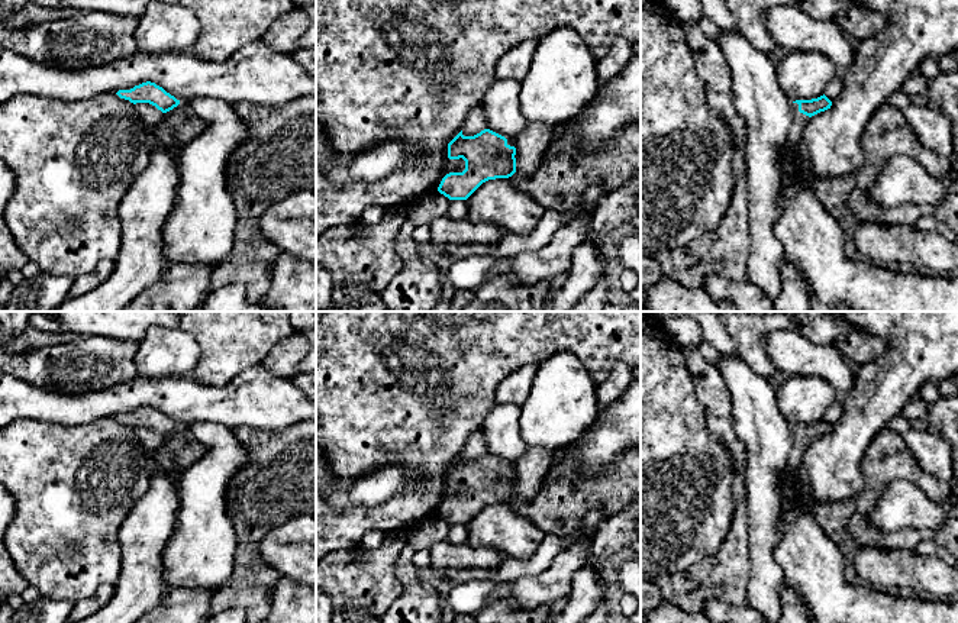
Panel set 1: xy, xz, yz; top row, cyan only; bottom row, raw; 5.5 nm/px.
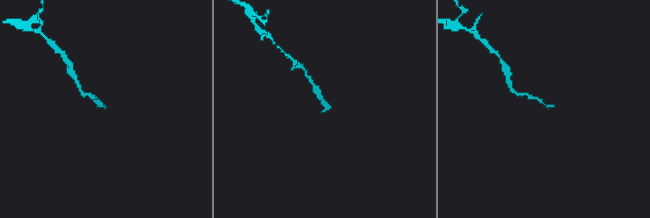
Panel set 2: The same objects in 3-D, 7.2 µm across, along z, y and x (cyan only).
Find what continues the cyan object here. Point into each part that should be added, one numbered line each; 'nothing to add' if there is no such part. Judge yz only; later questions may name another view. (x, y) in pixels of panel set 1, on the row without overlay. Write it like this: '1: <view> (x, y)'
1: yz (796, 457)

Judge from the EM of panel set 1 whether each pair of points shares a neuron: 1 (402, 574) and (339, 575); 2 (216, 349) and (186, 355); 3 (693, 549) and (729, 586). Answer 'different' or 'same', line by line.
1: different
2: different
3: different

